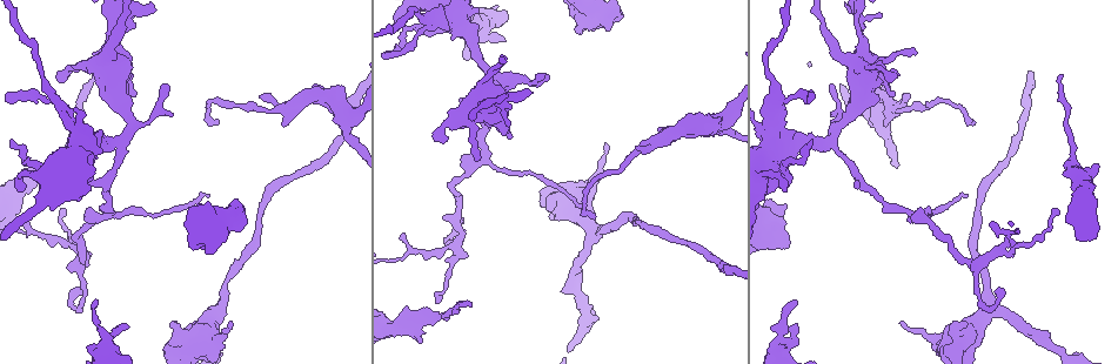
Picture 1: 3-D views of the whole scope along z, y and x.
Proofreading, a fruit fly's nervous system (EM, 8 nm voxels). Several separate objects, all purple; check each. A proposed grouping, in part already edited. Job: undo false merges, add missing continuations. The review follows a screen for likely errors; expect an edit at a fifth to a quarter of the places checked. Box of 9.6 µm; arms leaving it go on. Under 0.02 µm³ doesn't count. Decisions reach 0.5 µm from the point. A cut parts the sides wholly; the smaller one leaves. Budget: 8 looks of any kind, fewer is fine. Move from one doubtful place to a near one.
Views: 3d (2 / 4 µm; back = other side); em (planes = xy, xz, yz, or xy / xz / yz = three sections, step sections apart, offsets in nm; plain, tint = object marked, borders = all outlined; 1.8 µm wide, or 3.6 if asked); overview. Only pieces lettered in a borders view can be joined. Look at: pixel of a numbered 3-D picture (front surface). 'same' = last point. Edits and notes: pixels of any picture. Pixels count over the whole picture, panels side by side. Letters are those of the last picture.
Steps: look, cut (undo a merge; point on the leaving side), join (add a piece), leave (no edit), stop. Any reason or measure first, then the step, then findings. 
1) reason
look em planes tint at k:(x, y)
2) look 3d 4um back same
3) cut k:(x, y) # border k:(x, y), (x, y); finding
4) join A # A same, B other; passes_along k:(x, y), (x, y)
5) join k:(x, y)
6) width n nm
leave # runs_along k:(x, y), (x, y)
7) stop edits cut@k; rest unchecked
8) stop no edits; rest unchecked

arms part here
look 3d 2um at 1:(483, 160)

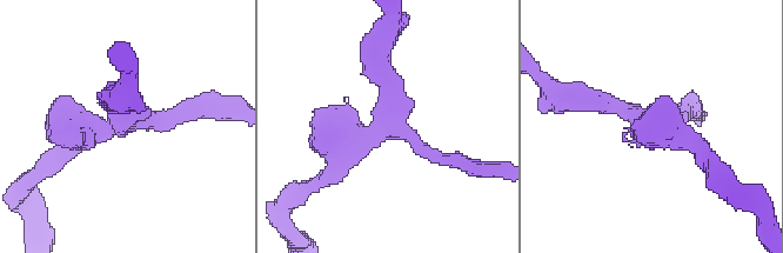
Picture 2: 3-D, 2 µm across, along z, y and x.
arms 3
look em xz step 16 tint at 2:(651, 122)

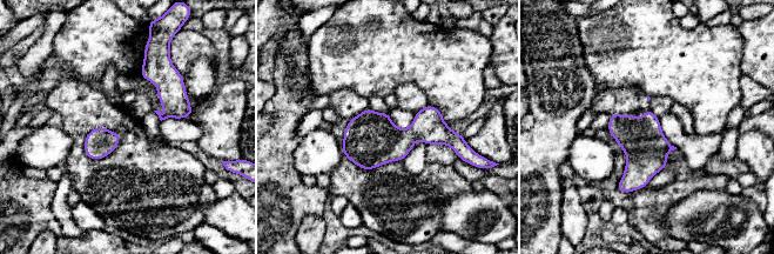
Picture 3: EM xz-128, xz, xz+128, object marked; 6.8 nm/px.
look em planes borders same

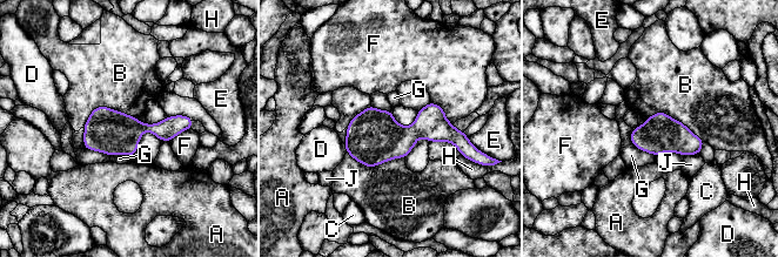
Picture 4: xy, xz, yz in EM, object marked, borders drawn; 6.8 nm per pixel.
longest_contact B 380 nm
leave # A other, B other, C other, D other, E other, F other, G other, H other, J other; border 4:(138, 119), (96, 106), (82, 127); one neuron here

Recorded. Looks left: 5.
an open end
look 3d 2um at 1:(635, 147)

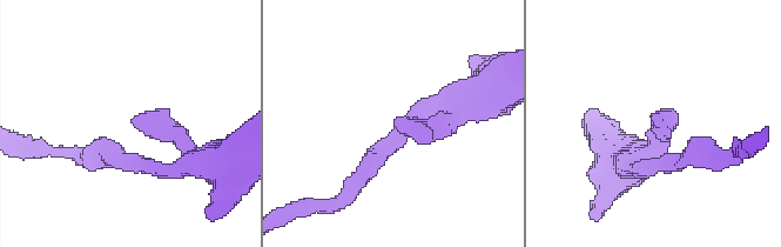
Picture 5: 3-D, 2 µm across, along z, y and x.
look em planes borders at 5:(651, 117)

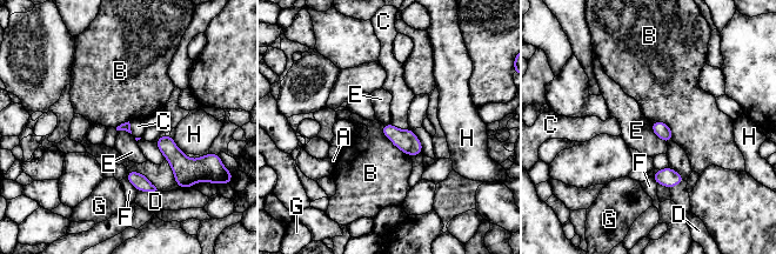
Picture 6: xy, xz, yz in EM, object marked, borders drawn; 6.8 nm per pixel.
leave # A other, B other, C other, D other, E other, F other, G other, H other; border 6:(650, 124), (651, 131), (667, 142); none of them fits

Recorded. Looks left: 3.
sudden change in width
look 3d 4um at 1:(78, 134)

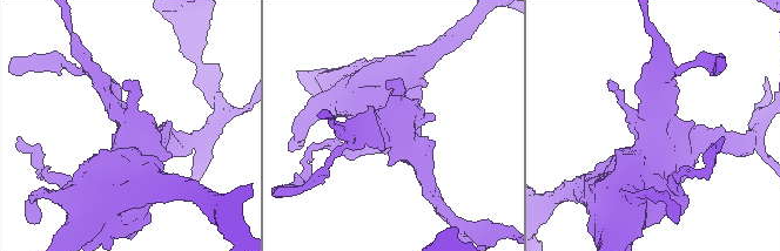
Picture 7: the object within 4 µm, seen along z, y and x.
need the tissue
look em 3.6um xy step 4 tint at 7:(134, 127)

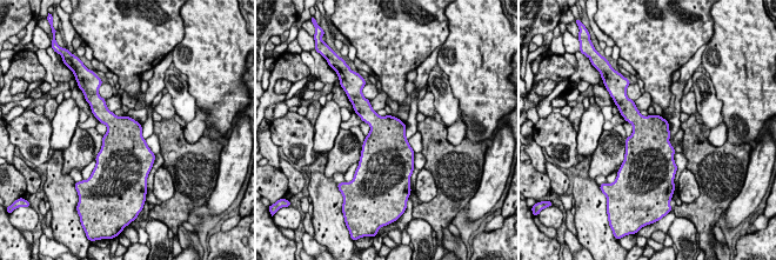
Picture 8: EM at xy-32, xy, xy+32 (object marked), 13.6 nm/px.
look em 3.6um planes borders same

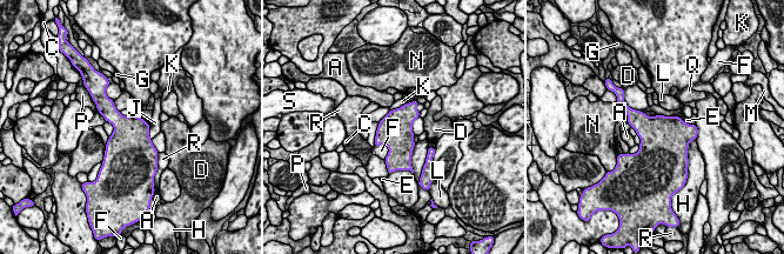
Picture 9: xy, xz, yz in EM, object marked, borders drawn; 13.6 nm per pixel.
leave # A other, C other, D other, E other, F other, G other, H other, J other, K other, L other, M other, N other, P other, Q other, R other, S other; border 9:(374, 145), (387, 146), (384, 159); all the same neuron

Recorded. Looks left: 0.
stop no edits; rest unchecked

